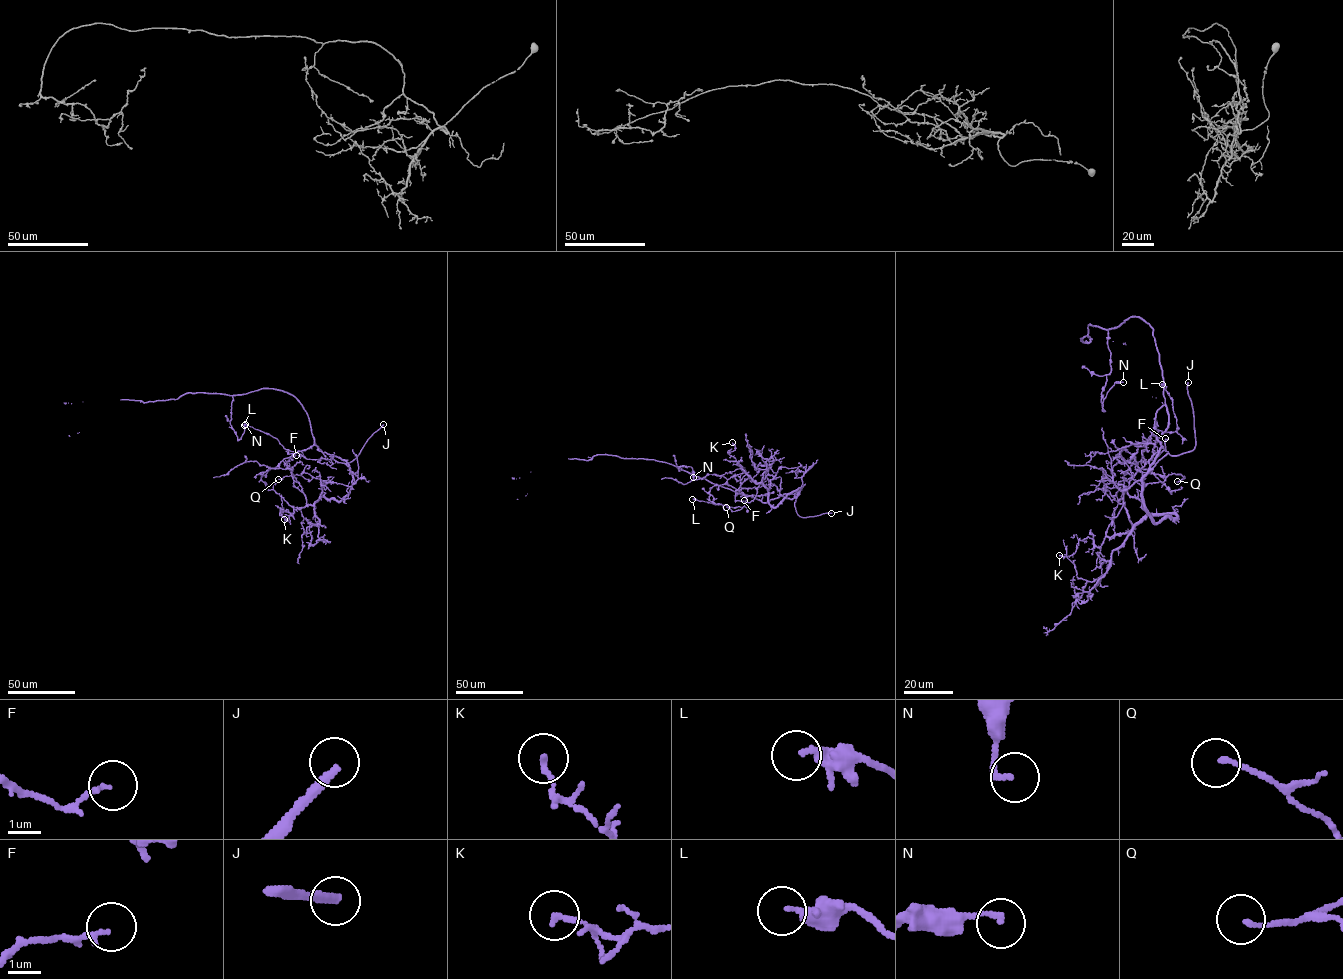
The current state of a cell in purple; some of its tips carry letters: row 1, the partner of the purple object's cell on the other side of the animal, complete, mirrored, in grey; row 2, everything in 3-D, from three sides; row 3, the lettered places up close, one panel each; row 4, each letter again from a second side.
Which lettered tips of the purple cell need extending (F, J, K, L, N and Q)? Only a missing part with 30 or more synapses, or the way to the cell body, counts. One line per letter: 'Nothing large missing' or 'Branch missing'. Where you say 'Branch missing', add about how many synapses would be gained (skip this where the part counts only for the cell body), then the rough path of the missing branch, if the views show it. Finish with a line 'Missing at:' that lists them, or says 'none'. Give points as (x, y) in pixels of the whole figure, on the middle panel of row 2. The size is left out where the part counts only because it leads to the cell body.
F: Nothing large missing
J: Branch missing. Course of what is missing: (831, 513), (845, 511), (849, 519)
K: Nothing large missing
L: Nothing large missing
N: Nothing large missing
Q: Nothing large missing
Missing at: J

